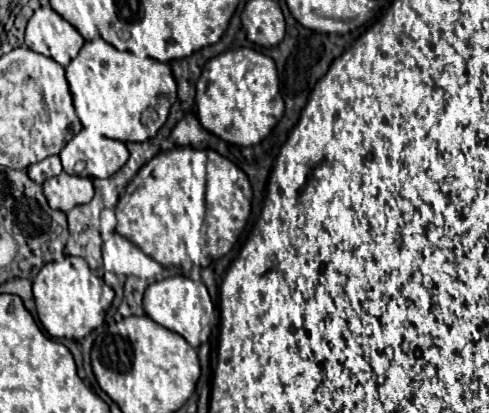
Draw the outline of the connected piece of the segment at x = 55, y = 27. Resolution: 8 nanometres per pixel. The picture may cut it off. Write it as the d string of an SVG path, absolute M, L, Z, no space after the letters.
M50 6L38 8L26 26L26 46L66 66L84 46L84 38Z

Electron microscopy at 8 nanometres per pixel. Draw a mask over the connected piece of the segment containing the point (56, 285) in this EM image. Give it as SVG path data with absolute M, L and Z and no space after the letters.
M66 256L62 262L48 262L34 278L34 300L38 318L52 338L82 340L92 330L102 326L106 310L111 307L115 293L102 278L98 278L84 258Z

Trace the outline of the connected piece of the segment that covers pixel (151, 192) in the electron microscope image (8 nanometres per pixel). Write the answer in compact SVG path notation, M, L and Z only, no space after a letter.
M178 146L154 156L126 186L116 204L116 232L158 264L181 268L188 276L193 266L206 268L230 252L246 226L250 202L250 182L236 164L208 150L206 172L204 150Z

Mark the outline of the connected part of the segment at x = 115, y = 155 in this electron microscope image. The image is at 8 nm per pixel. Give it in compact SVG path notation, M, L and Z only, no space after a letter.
M83 127L60 152L64 172L72 174L74 164L84 162L90 178L110 178L128 160L126 144L104 136L96 136Z

